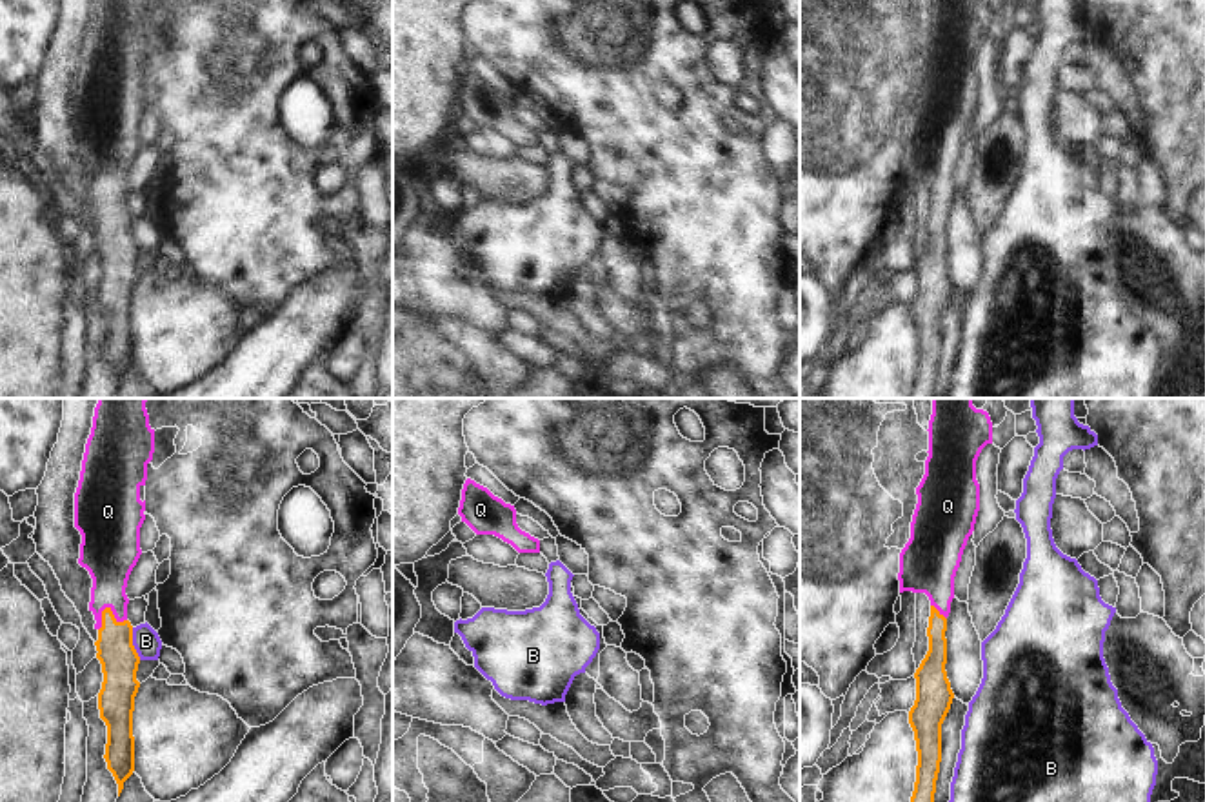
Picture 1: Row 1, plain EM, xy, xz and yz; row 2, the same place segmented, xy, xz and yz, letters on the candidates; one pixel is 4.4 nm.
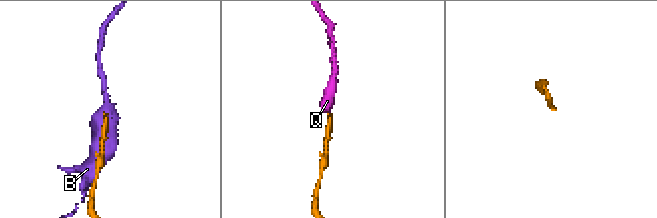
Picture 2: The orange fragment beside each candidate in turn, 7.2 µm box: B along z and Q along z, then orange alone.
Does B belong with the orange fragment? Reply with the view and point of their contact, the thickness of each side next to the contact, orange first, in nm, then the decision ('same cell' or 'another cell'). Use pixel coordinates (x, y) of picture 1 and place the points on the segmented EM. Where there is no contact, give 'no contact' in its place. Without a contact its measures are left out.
contact xy (131, 644); calibres 170 and 120 nm; another cell

